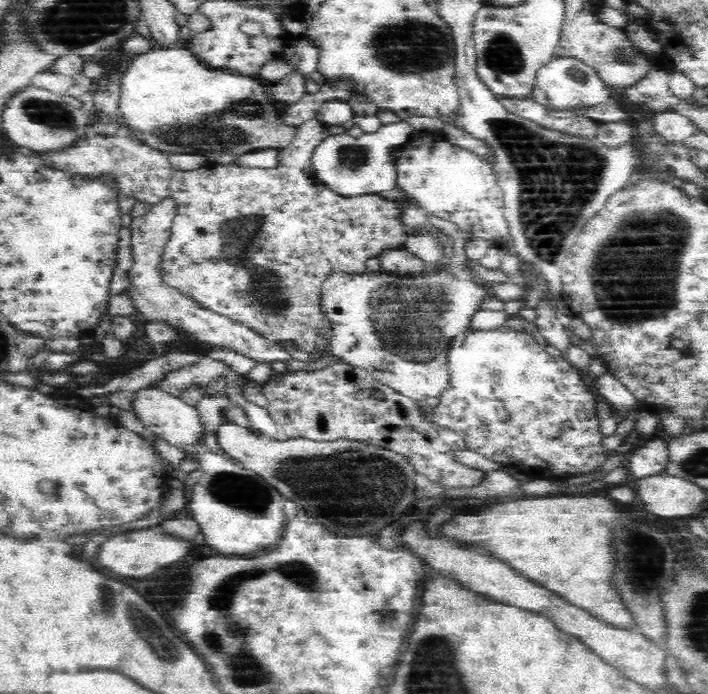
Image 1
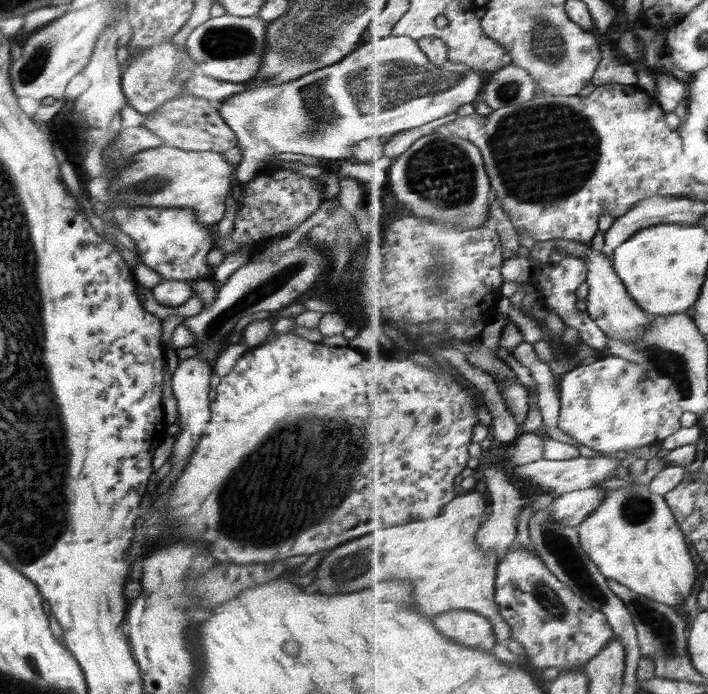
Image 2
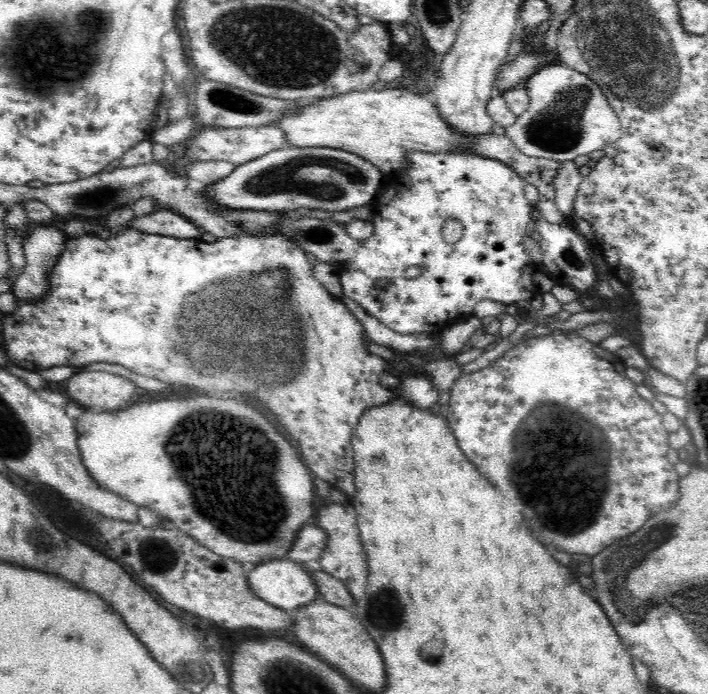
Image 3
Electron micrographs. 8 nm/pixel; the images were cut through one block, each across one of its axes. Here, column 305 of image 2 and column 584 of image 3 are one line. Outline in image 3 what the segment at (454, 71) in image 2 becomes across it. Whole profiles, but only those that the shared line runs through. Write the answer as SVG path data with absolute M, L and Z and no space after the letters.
M552 60L536 70L524 87L529 96L529 107L524 114L519 114L512 126L505 127L506 134L520 152L561 163L603 149L622 136L615 110L602 90L585 74Z

